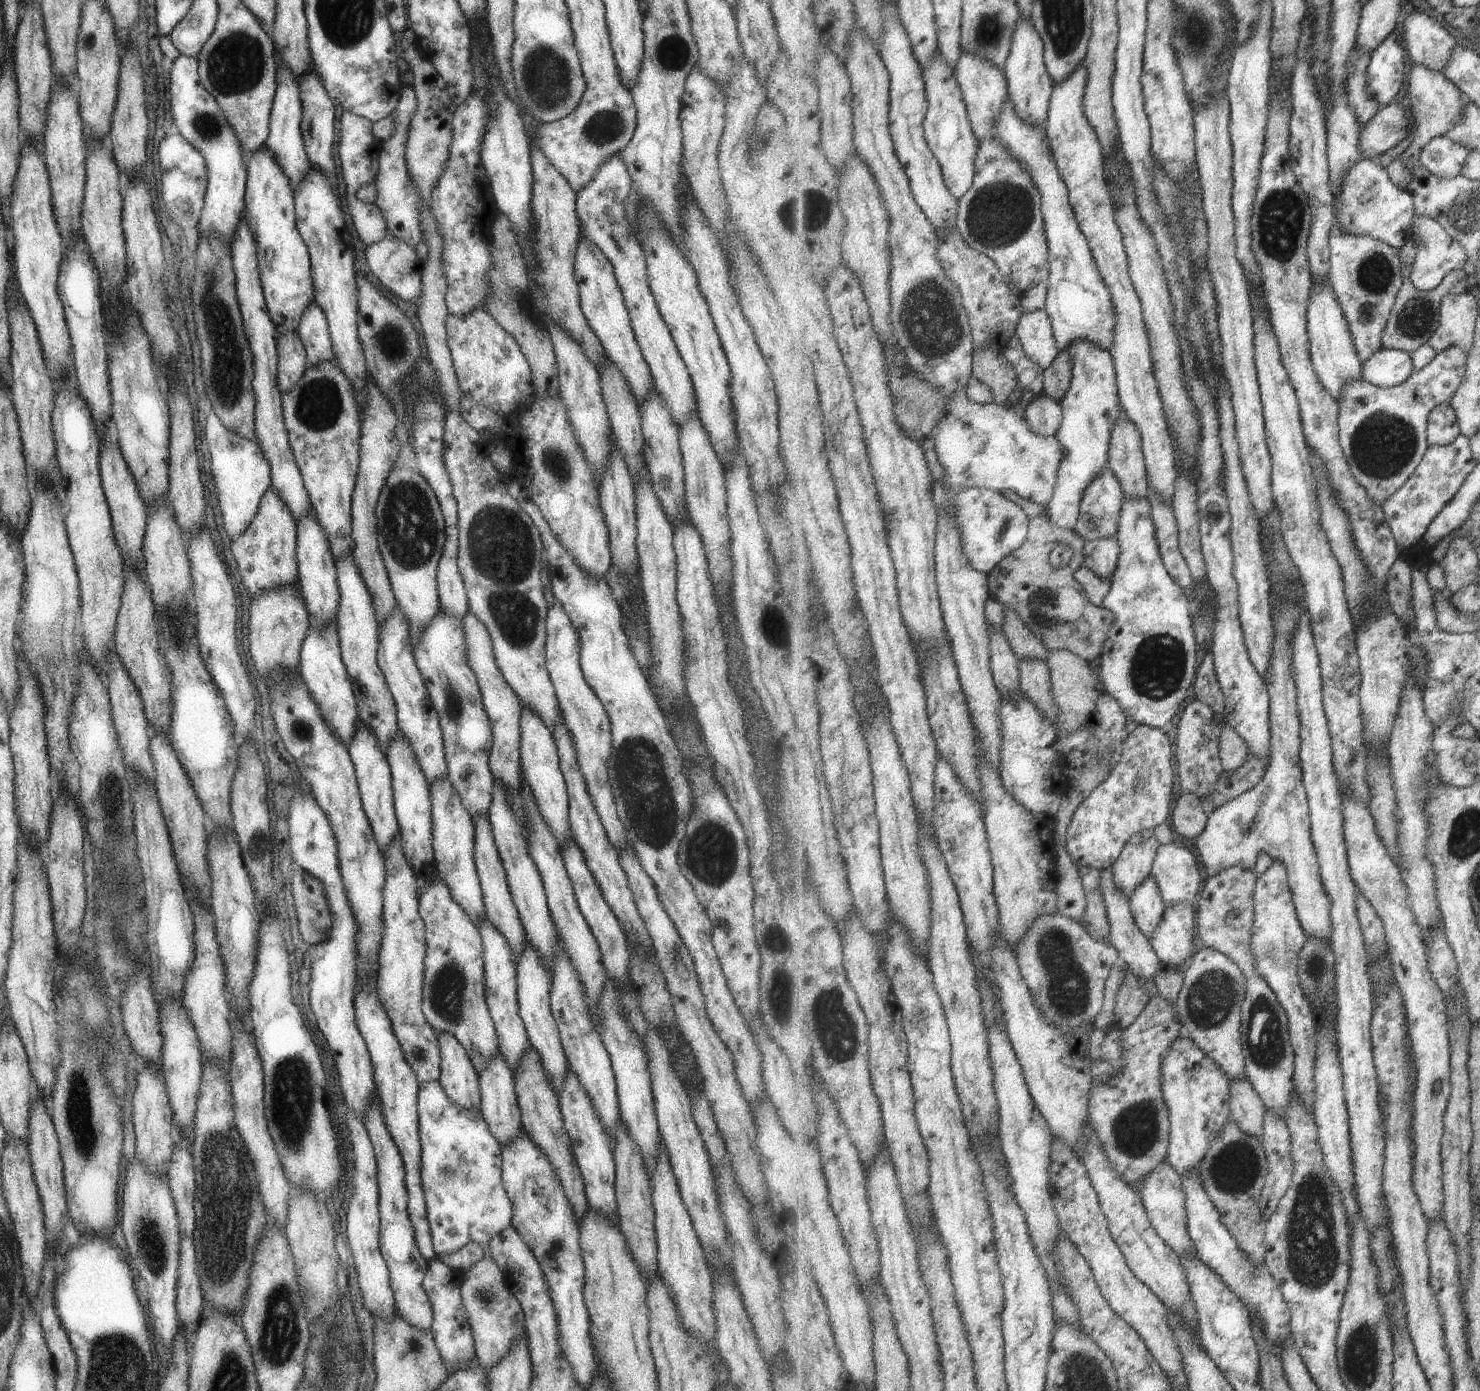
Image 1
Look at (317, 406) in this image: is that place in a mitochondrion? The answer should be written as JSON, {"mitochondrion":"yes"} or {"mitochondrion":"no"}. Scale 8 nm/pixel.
{"mitochondrion":"yes"}

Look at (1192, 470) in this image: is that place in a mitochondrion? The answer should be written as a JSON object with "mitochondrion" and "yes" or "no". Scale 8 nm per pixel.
{"mitochondrion":"no"}

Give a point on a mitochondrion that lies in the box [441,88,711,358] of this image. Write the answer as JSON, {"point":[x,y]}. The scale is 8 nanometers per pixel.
{"point":[605,127]}

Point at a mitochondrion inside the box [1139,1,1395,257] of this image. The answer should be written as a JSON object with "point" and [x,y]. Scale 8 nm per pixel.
{"point":[1196,36]}

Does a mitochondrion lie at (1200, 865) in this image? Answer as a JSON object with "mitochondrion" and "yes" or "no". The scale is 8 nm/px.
{"mitochondrion":"no"}

